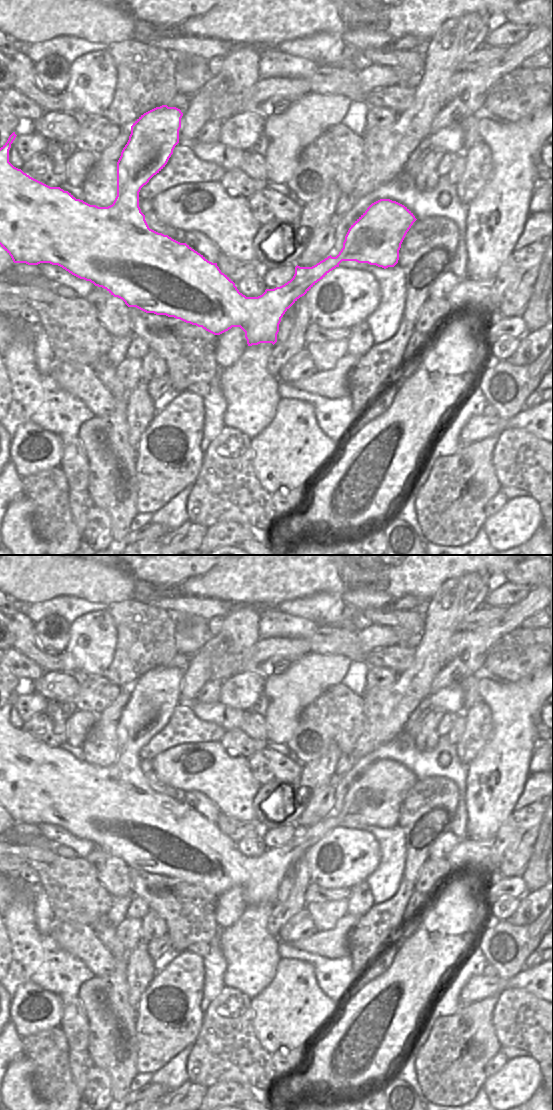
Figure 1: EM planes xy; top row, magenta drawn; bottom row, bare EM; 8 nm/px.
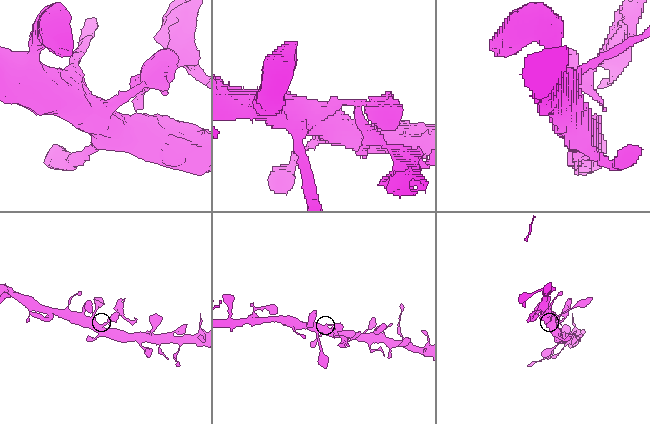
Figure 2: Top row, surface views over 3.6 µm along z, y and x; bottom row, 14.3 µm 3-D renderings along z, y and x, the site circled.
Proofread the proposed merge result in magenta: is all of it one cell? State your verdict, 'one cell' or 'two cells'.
one cell

